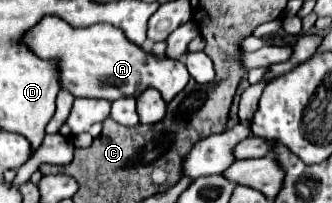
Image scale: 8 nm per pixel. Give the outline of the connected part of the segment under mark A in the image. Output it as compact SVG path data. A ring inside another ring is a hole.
M43 17L43 21L35 25L25 39L25 45L41 59L59 61L61 87L69 89L75 97L115 101L119 97L139 97L147 87L153 87L169 103L189 81L189 71L183 61L171 57L159 59L131 43L121 29L107 23L73 29L59 17Z

